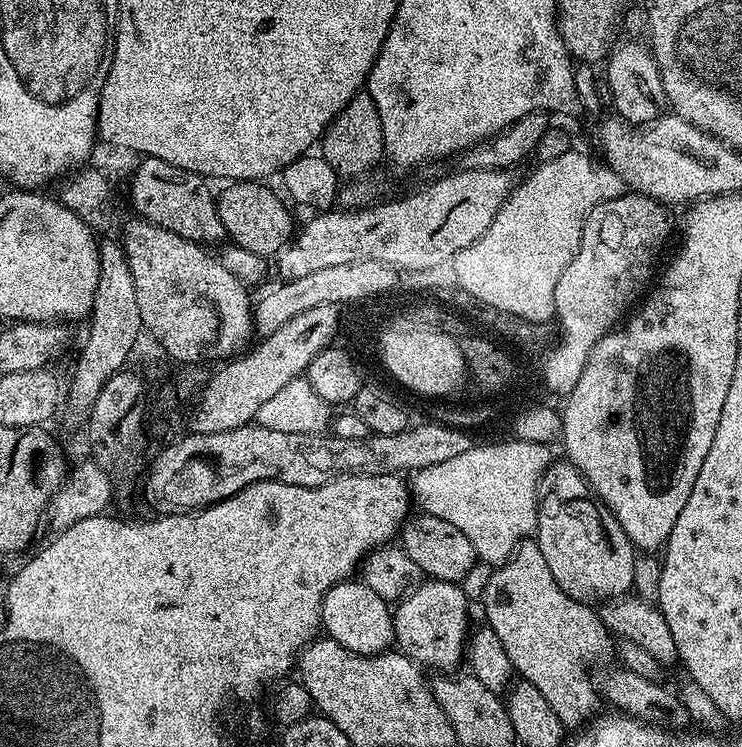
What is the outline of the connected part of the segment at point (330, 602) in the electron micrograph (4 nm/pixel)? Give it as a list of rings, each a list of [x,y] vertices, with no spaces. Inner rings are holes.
[[[349,578],[341,580],[326,594],[320,611],[320,623],[327,639],[338,642],[359,656],[376,656],[393,647],[396,635],[392,614],[389,601],[378,598],[378,594],[374,594],[374,590],[370,590],[370,586],[359,579]]]

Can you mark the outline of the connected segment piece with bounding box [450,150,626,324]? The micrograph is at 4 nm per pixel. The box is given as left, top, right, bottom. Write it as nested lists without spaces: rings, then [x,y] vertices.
[[[571,150],[553,161],[537,163],[534,168],[521,184],[519,181],[513,187],[502,210],[498,210],[490,230],[486,230],[478,242],[466,246],[466,250],[452,257],[450,268],[456,271],[460,292],[469,292],[482,303],[516,315],[519,319],[544,324],[556,315],[554,290],[558,286],[558,278],[562,278],[562,270],[570,266],[574,254],[580,248],[582,226],[588,211],[602,202],[625,195],[626,189],[622,178],[614,175],[611,168],[600,162],[595,164],[578,150]]]

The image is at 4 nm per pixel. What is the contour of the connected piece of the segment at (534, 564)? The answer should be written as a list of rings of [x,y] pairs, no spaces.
[[[528,538],[517,544],[510,559],[493,572],[496,573],[484,584],[484,616],[488,619],[485,621],[487,627],[492,628],[502,641],[515,675],[530,682],[546,697],[554,714],[562,718],[565,729],[576,730],[587,725],[598,712],[598,688],[594,680],[592,685],[591,678],[584,671],[591,664],[606,659],[611,652],[613,655],[613,633],[600,621],[600,613],[595,607],[570,598],[560,589],[558,582],[554,582],[554,574],[550,574],[550,566],[546,566],[546,558],[542,558],[542,550],[536,545],[535,539]]]

